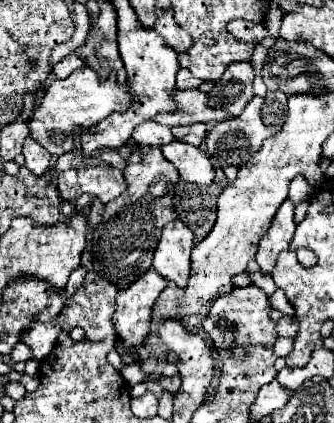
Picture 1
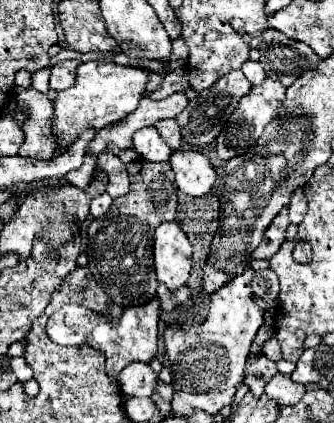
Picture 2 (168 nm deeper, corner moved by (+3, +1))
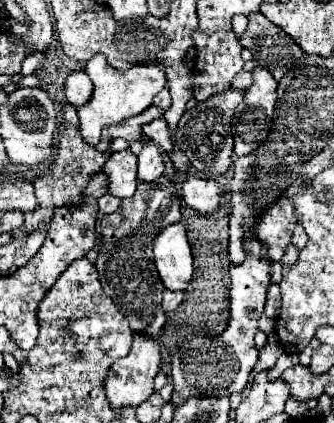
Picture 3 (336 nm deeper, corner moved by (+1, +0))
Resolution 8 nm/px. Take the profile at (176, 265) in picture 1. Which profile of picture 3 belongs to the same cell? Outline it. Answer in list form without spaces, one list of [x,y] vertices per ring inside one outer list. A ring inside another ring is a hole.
[[[181,224],[167,226],[153,242],[153,260],[167,290],[185,290],[193,278],[193,254]]]

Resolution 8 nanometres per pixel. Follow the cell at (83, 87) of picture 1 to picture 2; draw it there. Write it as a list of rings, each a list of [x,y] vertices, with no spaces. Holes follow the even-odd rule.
[[[109,59],[101,61],[87,61],[77,67],[75,85],[59,91],[55,97],[55,111],[51,117],[51,135],[55,139],[57,147],[69,147],[79,133],[83,133],[89,127],[101,129],[105,125],[111,125],[139,105],[139,99],[145,93],[145,85],[149,81],[149,73],[145,69],[135,67],[123,67]]]

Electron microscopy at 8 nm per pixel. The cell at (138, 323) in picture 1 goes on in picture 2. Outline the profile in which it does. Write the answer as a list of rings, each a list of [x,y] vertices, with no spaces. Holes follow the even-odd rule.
[[[159,297],[149,299],[139,307],[125,307],[121,317],[116,320],[99,317],[83,305],[63,305],[47,321],[47,335],[57,345],[81,345],[89,343],[97,351],[103,351],[107,357],[107,373],[113,379],[119,377],[121,369],[133,361],[149,363],[157,355],[157,321],[159,321]]]

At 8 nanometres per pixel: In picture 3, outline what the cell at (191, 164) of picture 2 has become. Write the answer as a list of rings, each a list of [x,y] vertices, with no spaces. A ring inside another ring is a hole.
[[[189,176],[183,182],[183,200],[199,214],[211,214],[221,204],[221,188],[215,180]]]

